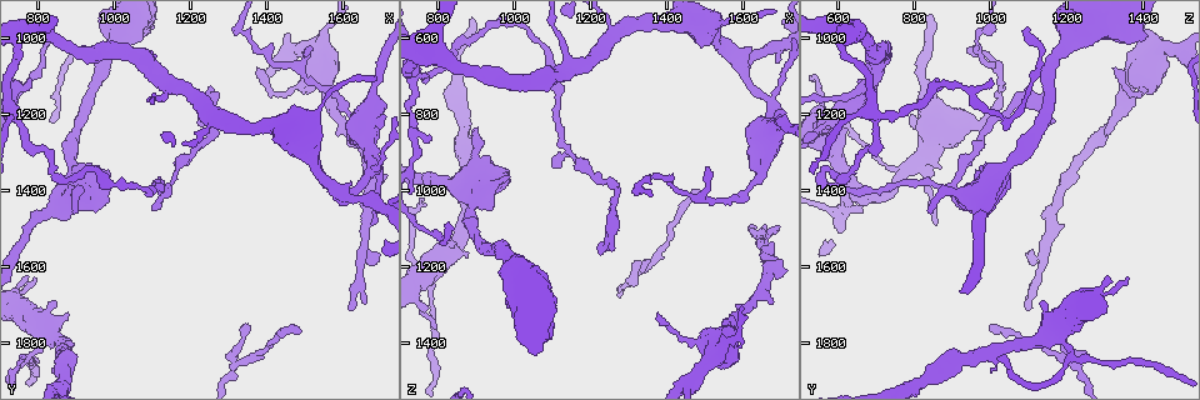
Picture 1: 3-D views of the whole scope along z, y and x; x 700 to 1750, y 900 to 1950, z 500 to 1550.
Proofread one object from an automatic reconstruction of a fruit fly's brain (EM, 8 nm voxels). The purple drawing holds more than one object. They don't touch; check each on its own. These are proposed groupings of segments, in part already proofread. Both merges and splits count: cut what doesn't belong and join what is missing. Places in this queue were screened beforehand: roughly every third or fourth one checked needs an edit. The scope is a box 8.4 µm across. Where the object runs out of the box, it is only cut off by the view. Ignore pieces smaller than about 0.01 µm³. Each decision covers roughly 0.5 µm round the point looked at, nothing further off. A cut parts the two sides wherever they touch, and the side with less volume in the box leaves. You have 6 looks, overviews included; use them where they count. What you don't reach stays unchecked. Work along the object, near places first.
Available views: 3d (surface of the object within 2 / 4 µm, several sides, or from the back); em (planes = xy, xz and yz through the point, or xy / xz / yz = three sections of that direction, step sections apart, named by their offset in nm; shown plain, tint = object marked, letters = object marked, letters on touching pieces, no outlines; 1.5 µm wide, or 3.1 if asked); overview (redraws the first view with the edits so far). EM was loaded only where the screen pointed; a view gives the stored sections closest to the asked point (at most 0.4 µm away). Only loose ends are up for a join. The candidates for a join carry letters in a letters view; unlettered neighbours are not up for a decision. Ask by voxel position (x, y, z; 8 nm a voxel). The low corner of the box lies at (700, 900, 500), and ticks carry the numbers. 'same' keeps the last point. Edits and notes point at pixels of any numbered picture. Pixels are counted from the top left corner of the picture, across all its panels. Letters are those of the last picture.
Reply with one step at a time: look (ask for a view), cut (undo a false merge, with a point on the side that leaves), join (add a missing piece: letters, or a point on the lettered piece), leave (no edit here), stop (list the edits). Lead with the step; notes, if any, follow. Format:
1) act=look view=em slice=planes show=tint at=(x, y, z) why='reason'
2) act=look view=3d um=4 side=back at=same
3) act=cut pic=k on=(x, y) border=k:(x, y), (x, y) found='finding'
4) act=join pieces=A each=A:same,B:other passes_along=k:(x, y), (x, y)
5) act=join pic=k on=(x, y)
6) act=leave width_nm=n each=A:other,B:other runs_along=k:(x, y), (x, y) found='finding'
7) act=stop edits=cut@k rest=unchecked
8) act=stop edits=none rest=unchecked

act=look view=3d um=2 at=(1350, 1760, 1185) why='thin end'

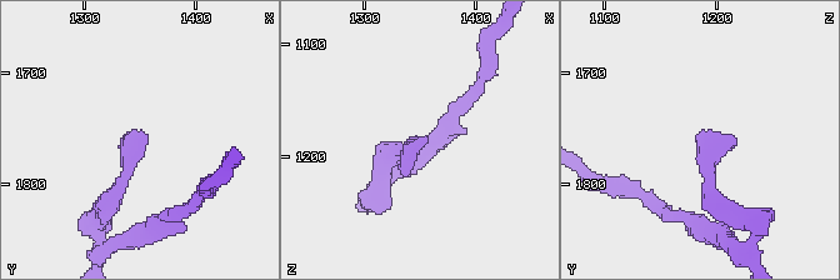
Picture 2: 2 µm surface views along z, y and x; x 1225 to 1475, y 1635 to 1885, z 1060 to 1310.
act=look view=em slice=planes show=tint at=(1358, 1756, 1180)

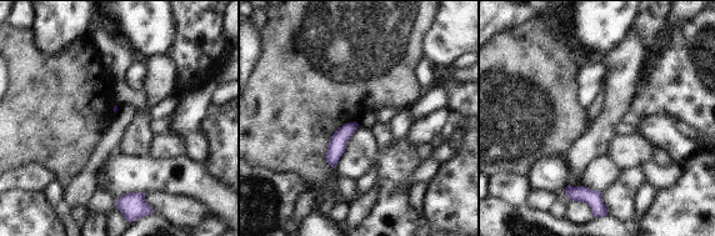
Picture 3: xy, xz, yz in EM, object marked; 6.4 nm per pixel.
act=look view=em slice=planes show=letters at=same why='what lies round it'

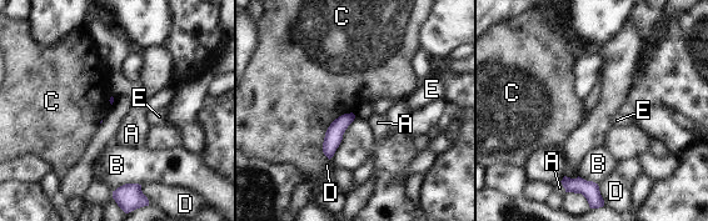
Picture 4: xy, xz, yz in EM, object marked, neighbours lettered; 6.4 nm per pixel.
act=leave each=A:other,B:other,C:other,D:other,E:other border=4:(352, 111), (328, 127), (328, 159) found='none of them fits'

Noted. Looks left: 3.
act=look view=3d um=2 side=back at=(1685, 1350, 785) why='arms part here'

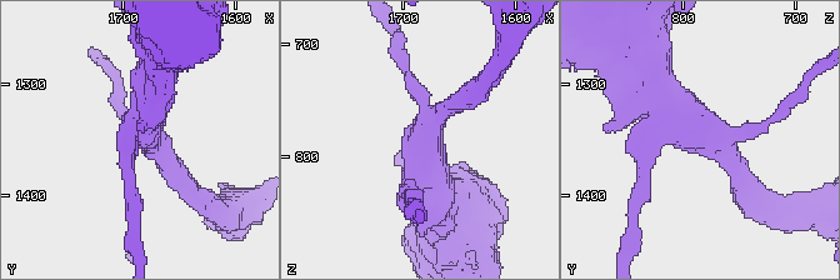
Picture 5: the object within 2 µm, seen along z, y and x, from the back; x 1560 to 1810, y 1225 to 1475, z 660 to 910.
act=look view=em slice=yz step=8 show=letters at=(1682, 1348, 778) why='now the EM'

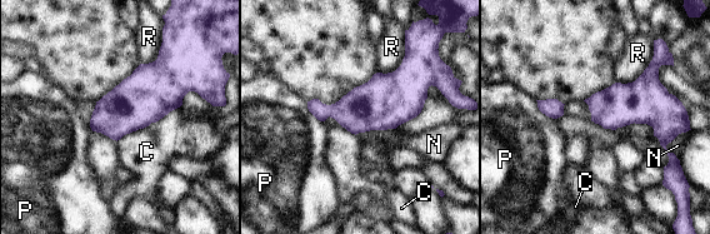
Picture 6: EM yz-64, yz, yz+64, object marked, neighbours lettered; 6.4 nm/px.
act=look view=em slice=planes show=letters at=same

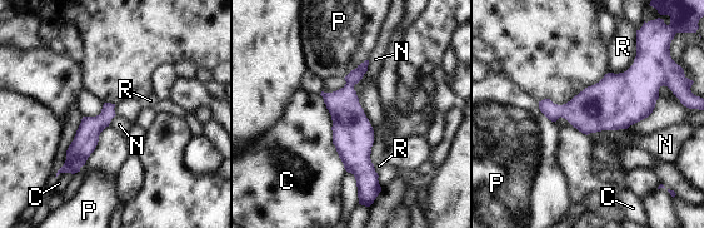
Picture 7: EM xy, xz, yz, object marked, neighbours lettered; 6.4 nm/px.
act=leave each=C:other,N:other,P:other,R:other runs_along=7:(364, 65), (349, 85), (349, 123), (365, 191) found='all the same cell'

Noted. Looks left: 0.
act=stop edits=none rest=unchecked

